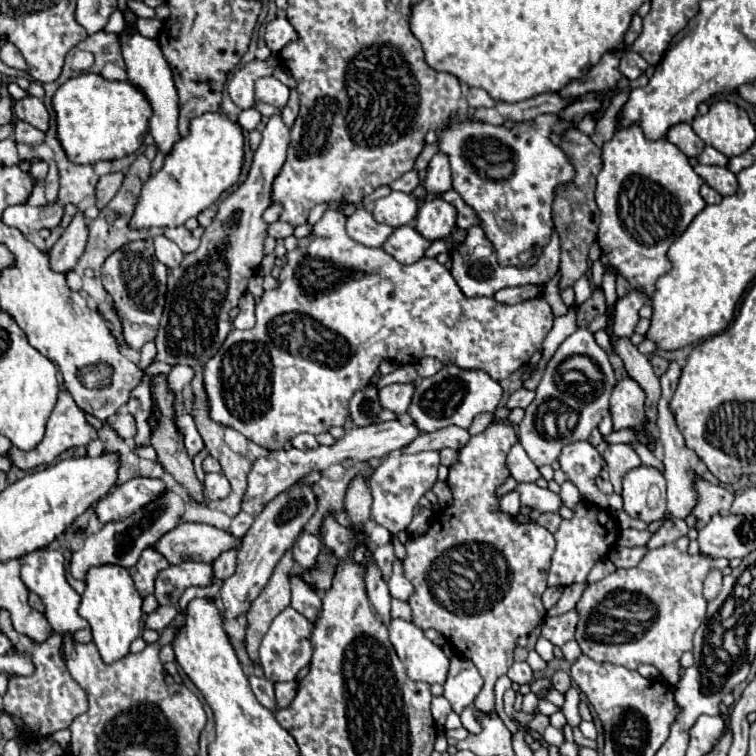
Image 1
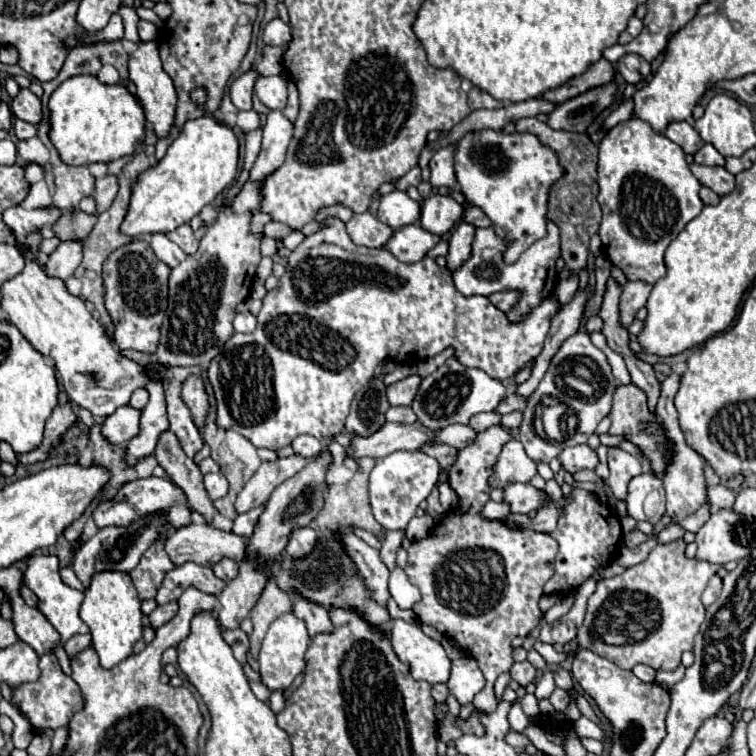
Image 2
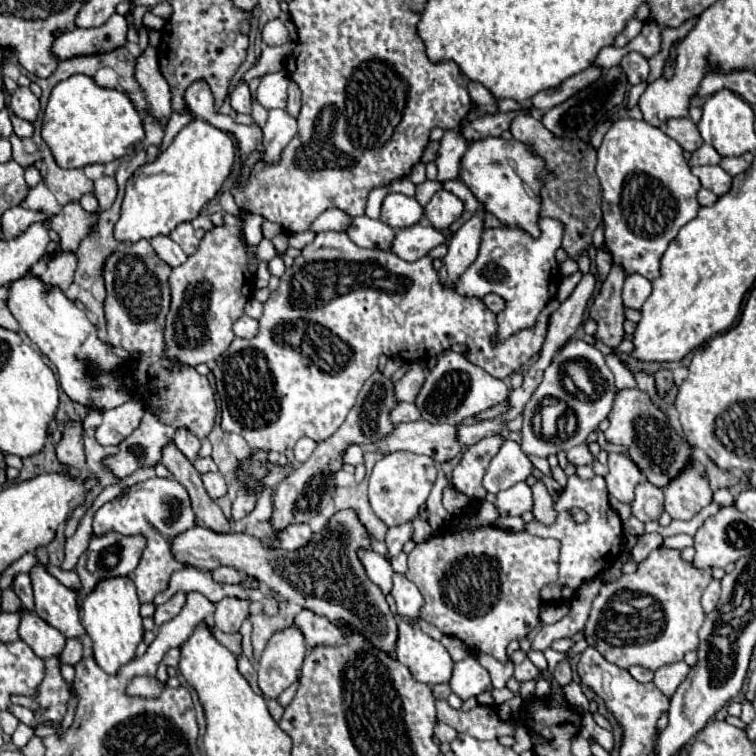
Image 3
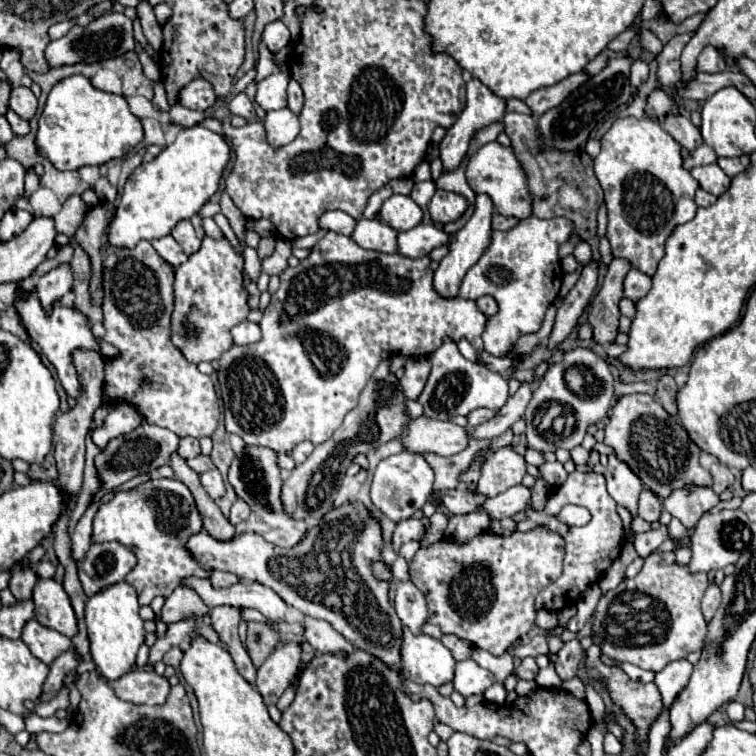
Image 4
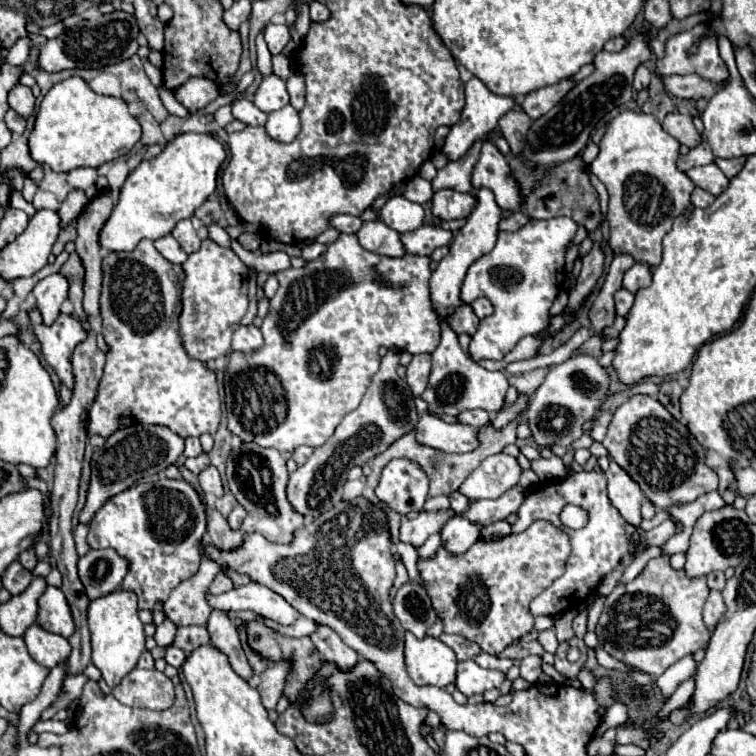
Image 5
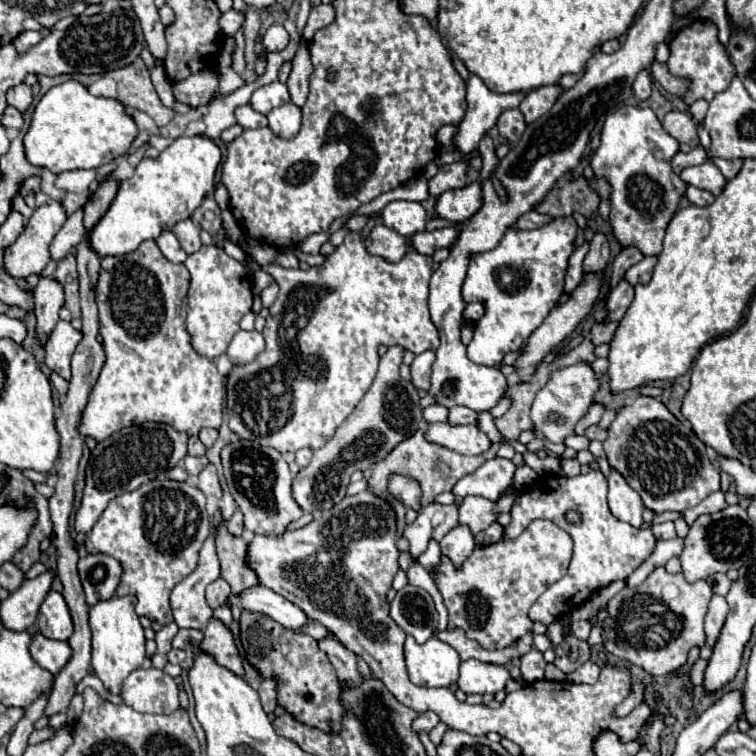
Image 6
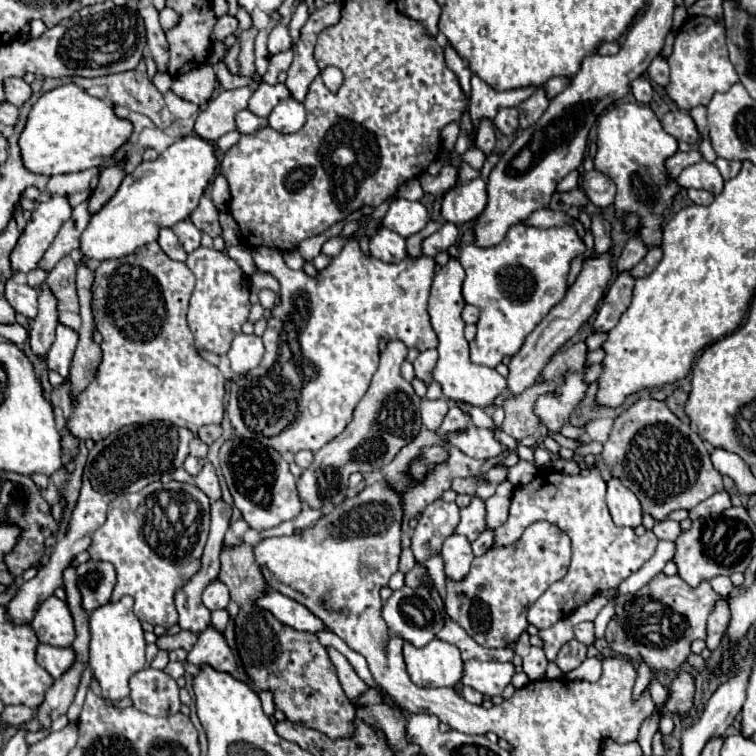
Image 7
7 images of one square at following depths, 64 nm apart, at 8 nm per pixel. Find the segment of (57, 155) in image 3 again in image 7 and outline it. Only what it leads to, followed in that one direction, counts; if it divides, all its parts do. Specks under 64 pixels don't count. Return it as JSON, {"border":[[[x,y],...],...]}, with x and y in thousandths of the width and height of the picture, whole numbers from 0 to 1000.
{"border":[[[85,111],[50,130],[24,183],[29,217],[37,228],[71,233],[138,220],[146,206],[172,183],[175,164],[151,151],[132,130],[116,127],[101,111]]]}

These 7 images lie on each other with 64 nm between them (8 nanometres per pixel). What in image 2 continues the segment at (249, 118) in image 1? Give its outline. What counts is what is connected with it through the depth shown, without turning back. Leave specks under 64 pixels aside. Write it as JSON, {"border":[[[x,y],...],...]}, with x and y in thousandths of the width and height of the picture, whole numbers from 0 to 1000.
{"border":[[[328,146],[328,148],[315,148],[312,167],[315,167],[317,172],[331,175],[331,172],[339,172],[339,169],[344,167],[344,156],[341,156],[341,151],[339,151],[336,146]]]}

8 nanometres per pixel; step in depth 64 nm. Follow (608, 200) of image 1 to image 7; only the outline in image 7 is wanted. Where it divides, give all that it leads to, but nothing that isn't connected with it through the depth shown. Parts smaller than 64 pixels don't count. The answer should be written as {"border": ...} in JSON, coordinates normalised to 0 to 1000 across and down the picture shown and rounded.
{"border":[[[820,138],[804,146],[791,161],[791,204],[786,222],[807,233],[817,249],[815,280],[828,283],[828,302],[844,302],[854,325],[876,320],[873,288],[886,272],[889,259],[899,251],[894,238],[886,238],[878,212],[897,198],[892,180],[878,175],[873,159],[854,138]]]}

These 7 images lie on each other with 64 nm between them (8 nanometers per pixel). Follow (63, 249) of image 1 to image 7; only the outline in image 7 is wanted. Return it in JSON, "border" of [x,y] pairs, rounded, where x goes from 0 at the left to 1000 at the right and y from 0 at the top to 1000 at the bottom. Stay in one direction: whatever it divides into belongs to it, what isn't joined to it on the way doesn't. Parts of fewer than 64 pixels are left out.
{"border":[[[53,386],[50,392],[53,407],[50,407],[50,418],[40,434],[40,458],[42,466],[53,474],[61,471],[61,466],[66,463],[69,452],[71,452],[71,437],[77,431],[74,423],[74,394],[63,392],[63,386]]]}

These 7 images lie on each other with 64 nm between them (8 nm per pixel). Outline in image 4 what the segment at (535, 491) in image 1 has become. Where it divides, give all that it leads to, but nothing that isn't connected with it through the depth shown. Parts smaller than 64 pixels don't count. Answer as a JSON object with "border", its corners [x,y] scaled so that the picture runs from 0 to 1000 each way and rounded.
{"border":[[[685,640],[685,643],[672,646],[669,651],[664,651],[656,659],[640,661],[635,675],[640,675],[648,683],[648,688],[664,688],[664,685],[675,685],[675,683],[690,677],[698,664],[701,664],[701,648],[690,640]]]}

